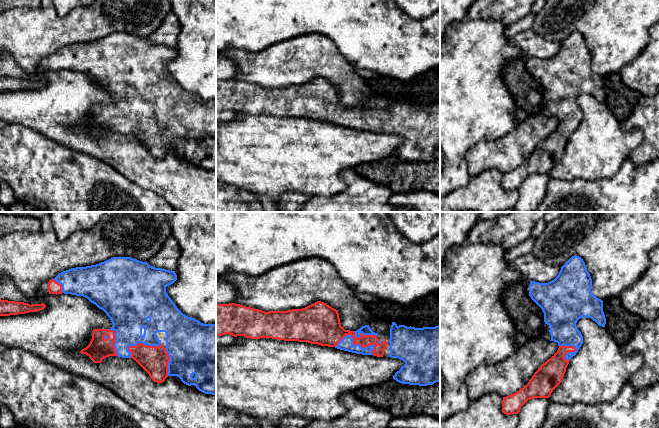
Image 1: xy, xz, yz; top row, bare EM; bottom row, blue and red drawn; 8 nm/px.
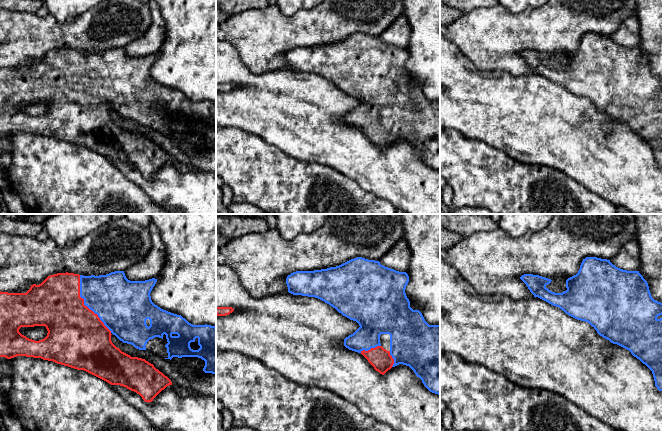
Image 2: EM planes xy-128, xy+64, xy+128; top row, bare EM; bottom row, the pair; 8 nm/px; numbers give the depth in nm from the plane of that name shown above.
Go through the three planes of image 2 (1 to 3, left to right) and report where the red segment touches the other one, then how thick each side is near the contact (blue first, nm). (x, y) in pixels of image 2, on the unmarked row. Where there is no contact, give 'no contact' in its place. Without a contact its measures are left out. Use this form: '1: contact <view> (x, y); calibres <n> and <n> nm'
1: contact xy-128 (85, 81); calibres 380 and 460 nm
2: contact xy+64 (370, 124); calibres 280 and 170 nm
3: no contact

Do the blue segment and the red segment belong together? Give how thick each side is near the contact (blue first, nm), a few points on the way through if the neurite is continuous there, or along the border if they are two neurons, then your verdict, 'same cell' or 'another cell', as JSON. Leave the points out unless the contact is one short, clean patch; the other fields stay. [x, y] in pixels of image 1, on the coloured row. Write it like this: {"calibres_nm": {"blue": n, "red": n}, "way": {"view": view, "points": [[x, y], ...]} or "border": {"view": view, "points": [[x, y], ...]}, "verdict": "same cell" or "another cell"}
{"calibres_nm": {"blue": 110, "red": 260}, "verdict": "same cell"}

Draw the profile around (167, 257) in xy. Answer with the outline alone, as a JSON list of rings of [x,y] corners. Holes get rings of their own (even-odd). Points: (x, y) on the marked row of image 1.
[[[170,237],[161,249],[147,263],[155,268],[175,271],[179,259],[179,245],[174,237]]]

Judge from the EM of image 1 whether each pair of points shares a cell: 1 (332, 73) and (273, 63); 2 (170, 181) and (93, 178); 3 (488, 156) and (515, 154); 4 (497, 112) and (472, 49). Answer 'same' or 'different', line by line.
1: same
2: different
3: same
4: same

